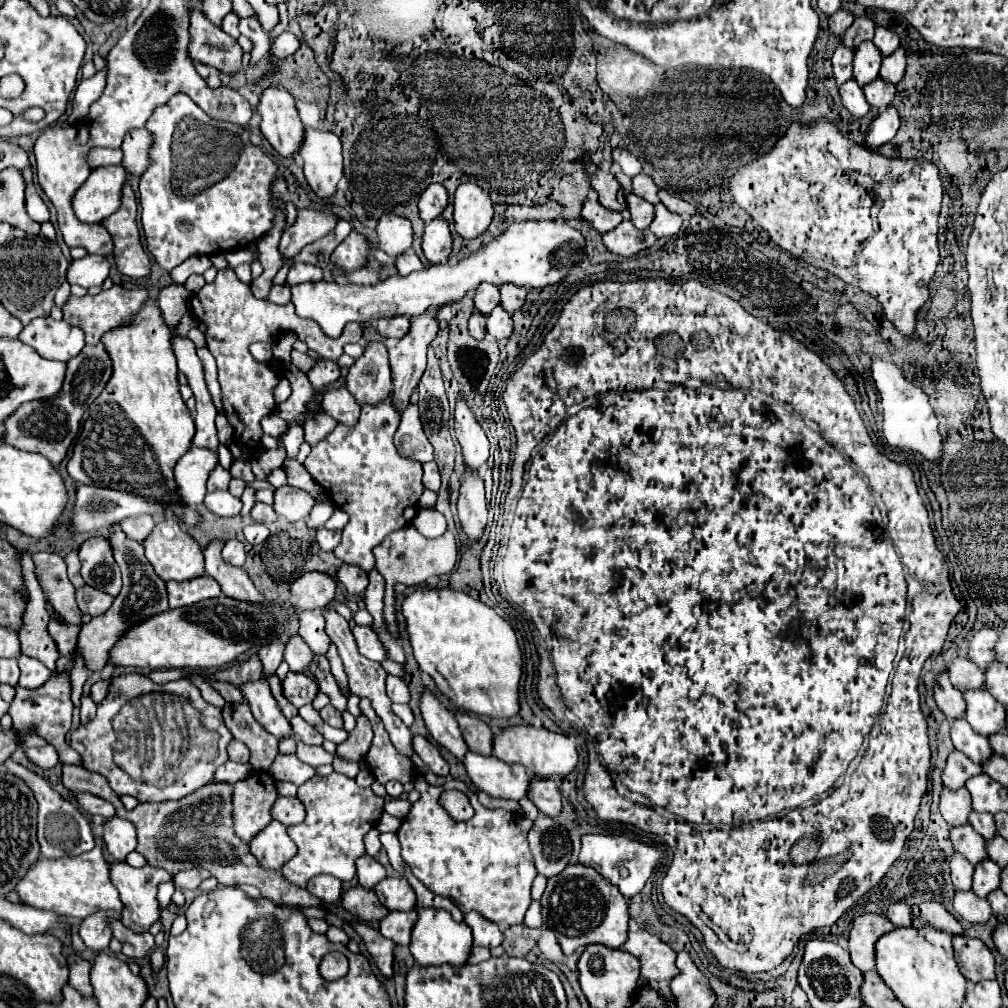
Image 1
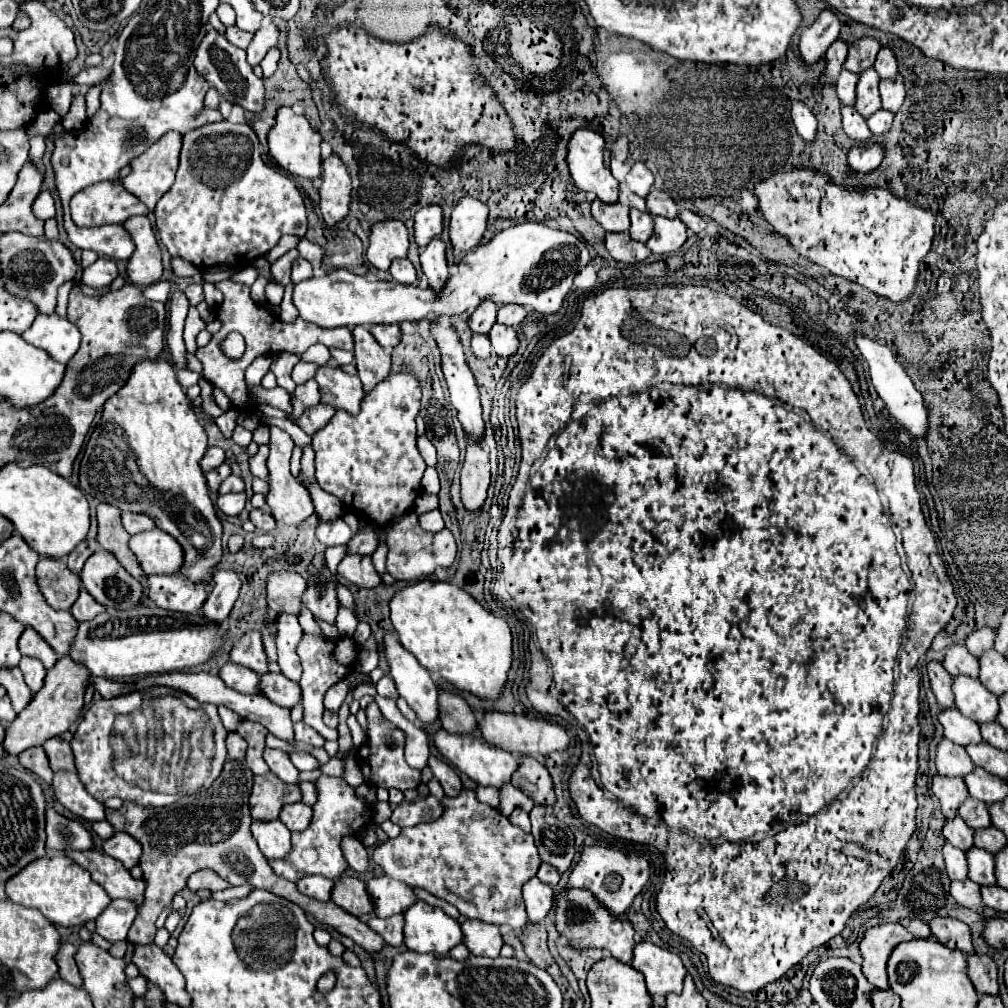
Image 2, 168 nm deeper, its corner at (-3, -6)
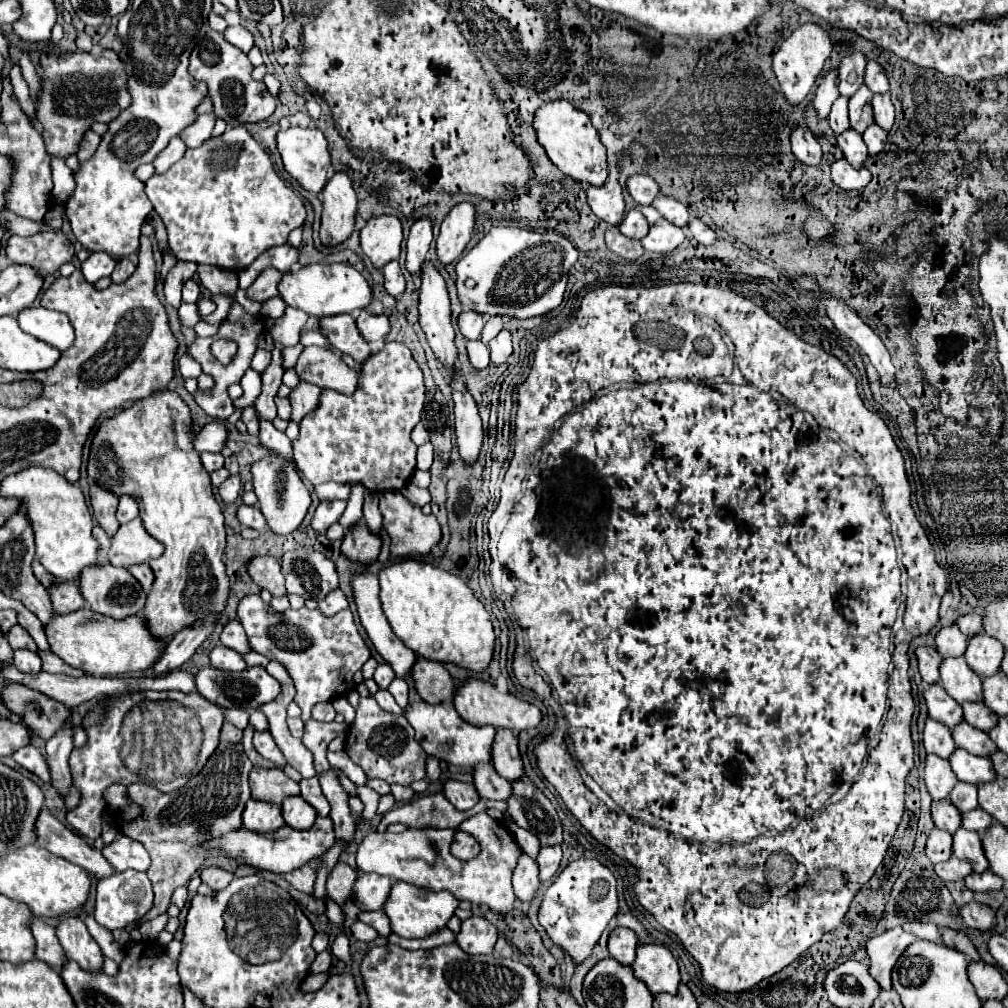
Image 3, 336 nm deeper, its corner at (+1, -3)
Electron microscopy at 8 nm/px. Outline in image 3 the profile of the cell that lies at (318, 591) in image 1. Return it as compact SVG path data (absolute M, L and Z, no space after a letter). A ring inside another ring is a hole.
M255 557L247 563L247 573L261 587L271 591L273 597L285 595L285 577L281 573L281 563L275 557Z

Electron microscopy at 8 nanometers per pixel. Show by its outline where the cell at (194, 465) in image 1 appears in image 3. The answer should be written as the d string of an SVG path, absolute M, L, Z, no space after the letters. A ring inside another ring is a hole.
M211 421L211 423L205 423L195 439L193 439L193 447L201 453L201 451L211 451L211 453L217 453L225 447L227 443L227 437L229 437L229 427L225 421Z

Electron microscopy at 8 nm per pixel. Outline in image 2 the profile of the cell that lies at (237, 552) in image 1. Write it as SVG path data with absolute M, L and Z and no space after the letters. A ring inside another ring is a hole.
M233 568L215 570L213 588L203 606L203 616L209 620L215 620L215 622L223 622L229 616L229 612L239 596L239 588L241 588L241 580Z

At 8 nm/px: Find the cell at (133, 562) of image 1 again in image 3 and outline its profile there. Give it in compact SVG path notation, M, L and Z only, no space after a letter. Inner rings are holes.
M91 483L91 505L93 505L93 515L97 519L97 523L109 533L109 537L117 531L119 521L115 519L115 511L117 511L117 503L119 497L113 495L113 491L105 491L103 487L97 487L97 483Z

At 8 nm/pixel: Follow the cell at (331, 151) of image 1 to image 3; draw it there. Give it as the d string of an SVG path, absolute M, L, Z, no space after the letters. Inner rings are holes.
M335 173L323 189L323 217L319 237L325 247L347 241L355 227L357 193L345 173Z

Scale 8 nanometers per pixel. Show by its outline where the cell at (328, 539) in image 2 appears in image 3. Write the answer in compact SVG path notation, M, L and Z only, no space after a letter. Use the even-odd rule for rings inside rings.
M321 501L317 511L315 511L315 517L313 517L313 529L317 533L325 533L329 525L333 525L335 521L339 521L339 517L343 515L345 511L345 505L347 501Z

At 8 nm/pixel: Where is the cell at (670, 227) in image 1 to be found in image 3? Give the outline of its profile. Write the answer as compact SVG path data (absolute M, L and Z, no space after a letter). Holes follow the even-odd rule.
M659 219L655 225L651 225L649 233L641 239L641 245L645 247L645 251L667 255L675 251L683 241L685 241L685 233L681 227L675 227L673 223Z

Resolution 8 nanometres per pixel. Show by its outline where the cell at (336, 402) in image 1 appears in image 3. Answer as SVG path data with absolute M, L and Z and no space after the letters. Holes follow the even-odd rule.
M305 347L293 369L301 381L309 381L317 387L327 387L345 395L357 389L357 371L349 369L339 353L327 347Z

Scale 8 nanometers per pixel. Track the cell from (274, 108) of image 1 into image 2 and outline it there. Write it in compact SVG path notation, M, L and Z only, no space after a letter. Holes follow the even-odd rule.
M281 106L275 116L275 124L269 130L269 152L281 168L293 176L317 178L321 176L321 134L317 134L303 114L295 114L291 108Z

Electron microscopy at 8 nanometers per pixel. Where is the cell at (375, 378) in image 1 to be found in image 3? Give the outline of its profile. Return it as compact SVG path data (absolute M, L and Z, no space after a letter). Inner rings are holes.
M333 315L329 319L319 319L321 333L329 341L333 351L341 351L351 355L357 363L365 361L369 357L369 345L359 335L355 327L355 319L351 315Z

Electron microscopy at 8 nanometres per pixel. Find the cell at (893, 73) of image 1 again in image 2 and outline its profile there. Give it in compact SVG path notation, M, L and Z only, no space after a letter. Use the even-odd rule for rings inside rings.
M897 72L897 78L881 80L879 90L881 90L881 98L883 98L883 108L897 112L905 100L905 82L903 82L901 72Z

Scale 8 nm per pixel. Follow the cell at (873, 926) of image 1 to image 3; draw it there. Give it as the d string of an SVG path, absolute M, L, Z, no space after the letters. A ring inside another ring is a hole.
M901 927L885 931L883 935L877 935L867 941L867 955L871 959L869 971L883 989L893 987L891 985L891 971L893 971L897 959L903 955L903 951L913 941L917 941L917 937L905 933Z

